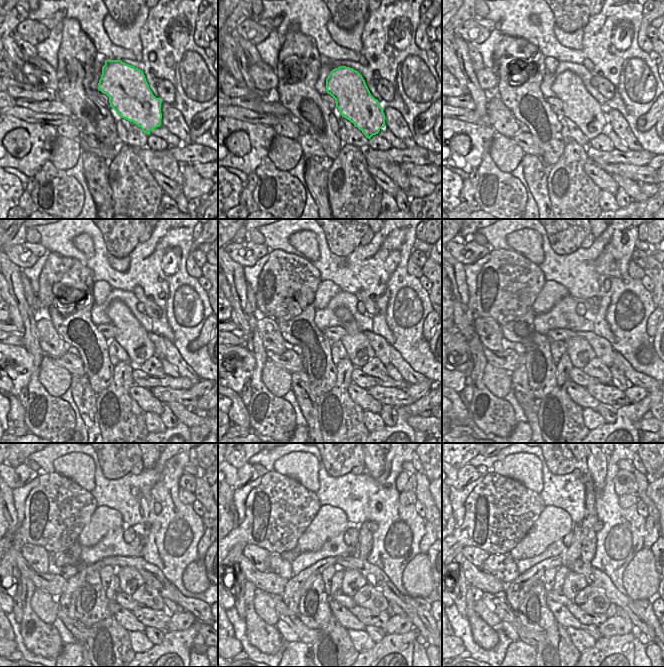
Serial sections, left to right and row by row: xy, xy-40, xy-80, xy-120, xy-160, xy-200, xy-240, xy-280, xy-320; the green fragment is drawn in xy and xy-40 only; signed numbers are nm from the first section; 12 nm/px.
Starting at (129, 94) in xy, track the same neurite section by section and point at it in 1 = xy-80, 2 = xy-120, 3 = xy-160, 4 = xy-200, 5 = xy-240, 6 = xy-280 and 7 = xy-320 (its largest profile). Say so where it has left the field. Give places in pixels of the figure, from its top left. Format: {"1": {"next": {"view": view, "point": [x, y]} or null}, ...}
{"1": {"next": {"view": "xy-80", "point": [579, 106]}}, "2": {"next": {"view": "xy-120", "point": [131, 336]}}, "3": {"next": {"view": "xy-160", "point": [359, 351]}}, "4": {"next": {"view": "xy-200", "point": [578, 349]}}, "5": {"next": {"view": "xy-240", "point": [130, 580]}}, "6": {"next": {"view": "xy-280", "point": [353, 581]}}, "7": {"next": {"view": "xy-320", "point": [574, 583]}}}

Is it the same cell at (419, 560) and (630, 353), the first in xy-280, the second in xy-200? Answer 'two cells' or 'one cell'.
two cells

